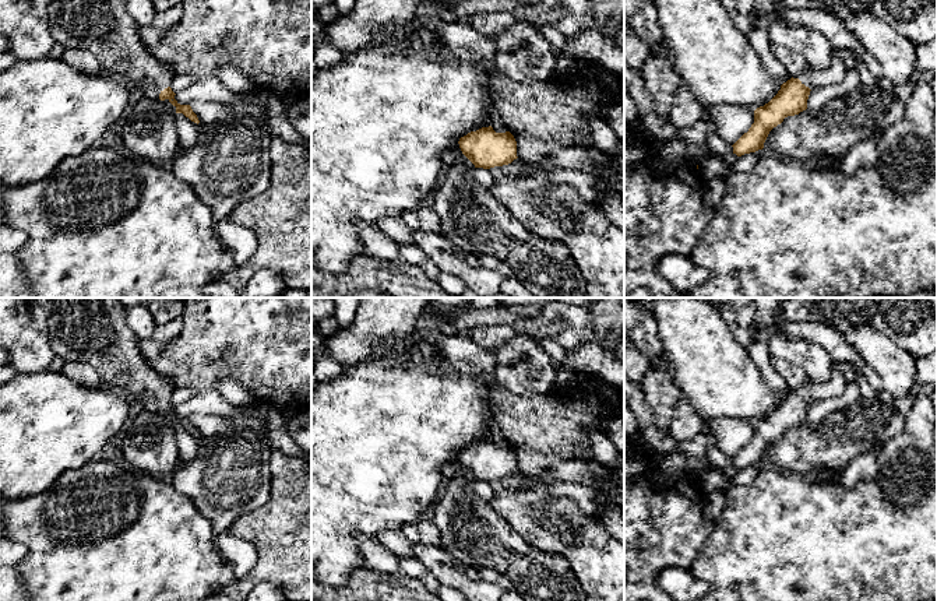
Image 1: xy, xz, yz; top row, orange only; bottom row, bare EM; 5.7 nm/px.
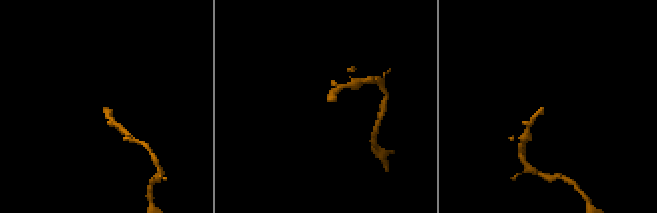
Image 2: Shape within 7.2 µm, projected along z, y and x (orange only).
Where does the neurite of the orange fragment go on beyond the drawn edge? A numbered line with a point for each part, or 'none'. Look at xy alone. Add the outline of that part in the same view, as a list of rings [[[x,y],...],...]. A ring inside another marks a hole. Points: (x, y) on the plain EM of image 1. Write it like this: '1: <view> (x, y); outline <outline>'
1: xy (94, 330); outline [[[35,298],[47,316],[50,347],[64,362],[89,363],[99,375],[102,386],[130,401],[135,408],[159,412],[159,407],[170,400],[175,384],[159,375],[140,352],[140,340],[126,321],[126,307],[117,298]]]

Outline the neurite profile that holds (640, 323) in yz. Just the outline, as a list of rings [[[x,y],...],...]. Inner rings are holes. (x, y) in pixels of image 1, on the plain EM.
[[[624,298],[624,331],[652,363],[661,361],[663,344],[651,307],[638,306],[631,298]]]

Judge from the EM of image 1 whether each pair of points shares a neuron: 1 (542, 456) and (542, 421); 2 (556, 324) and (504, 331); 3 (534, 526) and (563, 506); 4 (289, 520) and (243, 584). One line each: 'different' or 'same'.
1: same
2: different
3: same
4: same

